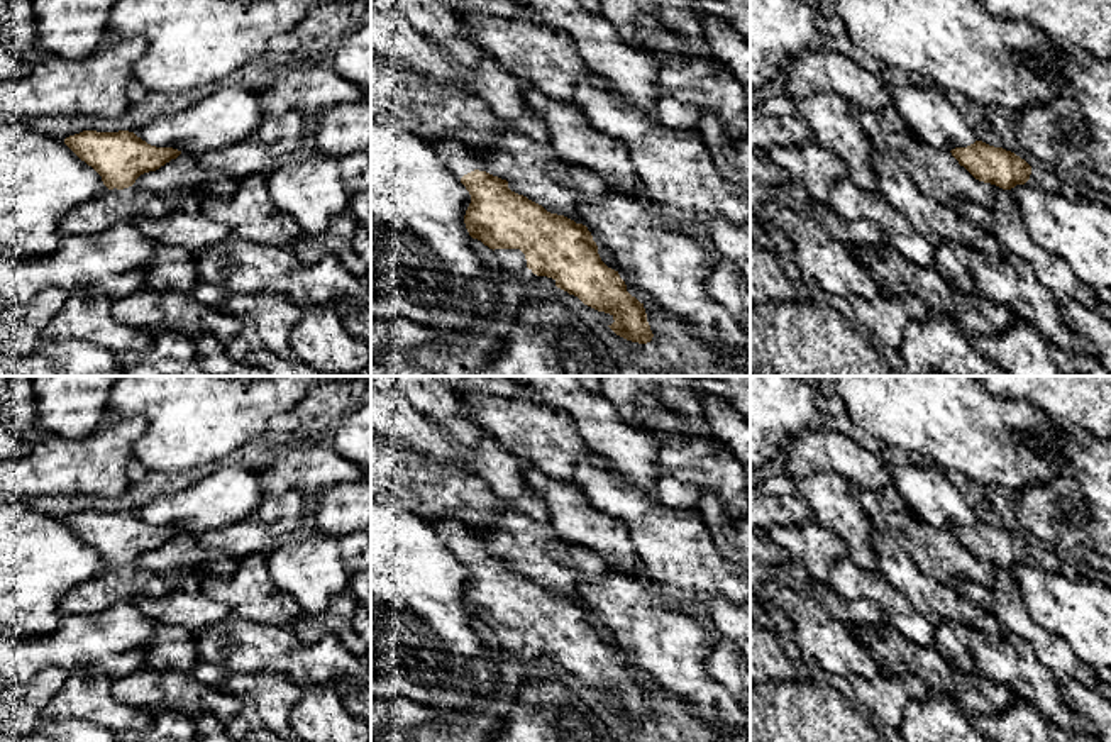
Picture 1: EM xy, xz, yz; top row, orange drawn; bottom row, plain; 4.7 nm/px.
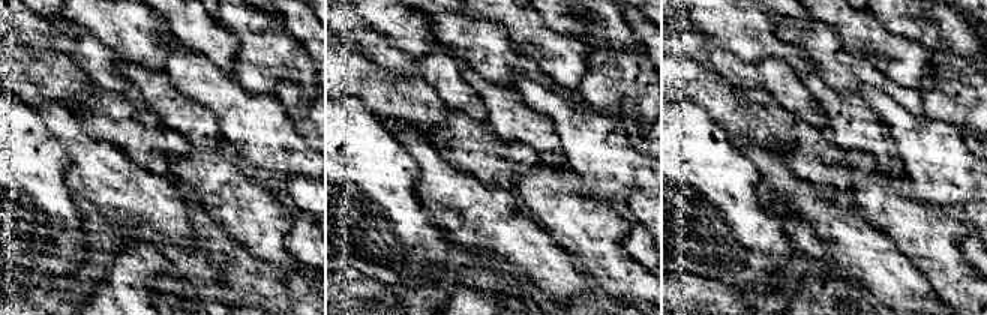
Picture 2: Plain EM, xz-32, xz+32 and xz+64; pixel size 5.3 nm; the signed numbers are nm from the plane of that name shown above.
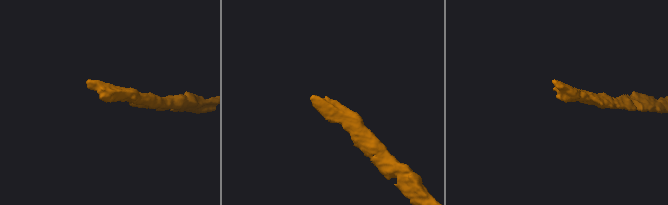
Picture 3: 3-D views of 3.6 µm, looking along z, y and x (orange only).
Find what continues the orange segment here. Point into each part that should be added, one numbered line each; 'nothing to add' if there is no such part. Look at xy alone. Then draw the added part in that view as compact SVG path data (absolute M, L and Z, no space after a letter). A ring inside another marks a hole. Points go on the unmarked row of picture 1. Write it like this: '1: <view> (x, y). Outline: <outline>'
nothing to add

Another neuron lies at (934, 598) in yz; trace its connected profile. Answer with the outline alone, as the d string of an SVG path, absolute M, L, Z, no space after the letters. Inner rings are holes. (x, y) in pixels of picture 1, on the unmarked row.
M876 534L872 545L877 573L908 598L915 612L931 622L955 620L992 637L1006 630L992 613L965 600L947 581L923 573L889 535Z

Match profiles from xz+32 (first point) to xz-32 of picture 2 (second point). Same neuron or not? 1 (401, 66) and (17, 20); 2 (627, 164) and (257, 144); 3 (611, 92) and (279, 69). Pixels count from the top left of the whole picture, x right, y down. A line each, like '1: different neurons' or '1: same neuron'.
1: same neuron
2: same neuron
3: same neuron

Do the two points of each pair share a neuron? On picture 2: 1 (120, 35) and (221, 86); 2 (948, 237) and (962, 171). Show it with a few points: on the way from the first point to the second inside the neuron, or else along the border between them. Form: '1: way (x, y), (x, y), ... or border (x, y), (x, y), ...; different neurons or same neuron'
1: border (176, 41), (165, 47), (164, 71); different neurons
2: border (914, 197), (947, 210); different neurons

